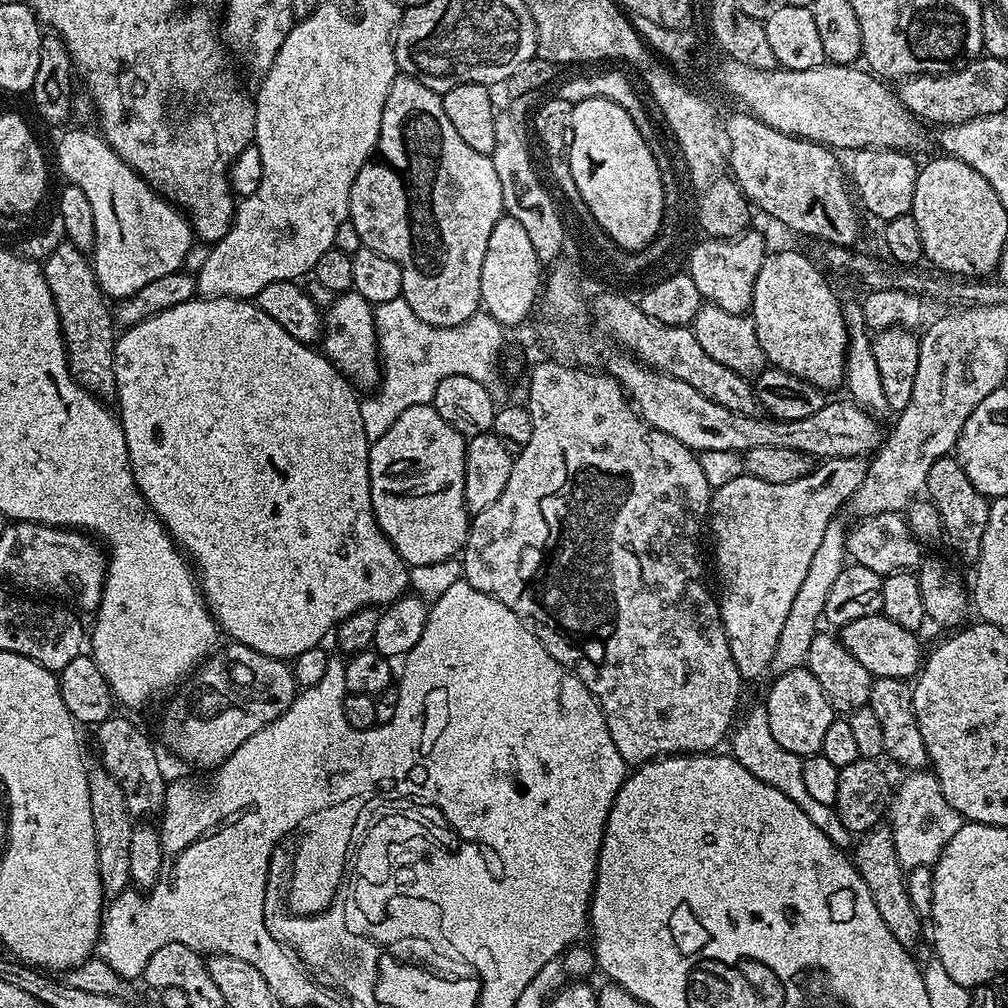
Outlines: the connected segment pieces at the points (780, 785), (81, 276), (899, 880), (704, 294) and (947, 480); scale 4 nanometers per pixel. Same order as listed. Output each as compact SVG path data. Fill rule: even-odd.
M763 703L754 705L745 714L744 721L739 724L740 721L730 732L731 756L739 764L746 766L746 770L750 770L754 778L766 782L766 786L774 786L774 790L782 790L782 794L786 794L790 802L799 806L806 814L806 818L810 818L810 822L814 822L814 826L818 826L818 830L822 830L822 834L826 834L826 838L830 838L834 846L845 850L851 849L854 844L854 834L846 830L846 826L842 826L842 818L838 818L835 807L826 802L818 802L806 791L806 781L802 778L802 766L804 765L802 757L798 754L790 754L790 750L783 748L774 739L774 734L770 734L767 707Z
M63 242L42 261L46 286L54 298L58 310L60 332L64 336L64 348L68 351L68 369L78 384L99 400L116 400L116 375L112 354L116 351L117 337L112 336L114 316L109 301L100 291L89 257L78 246Z
M877 826L863 833L854 844L854 863L862 882L870 890L870 898L874 898L874 906L878 906L878 914L882 914L882 922L886 922L886 930L898 938L904 948L915 949L920 940L920 924L922 917L914 910L914 902L910 902L906 870L901 867L896 857L896 847L892 837L892 829L888 826Z
M749 230L731 238L704 238L701 241L693 246L686 265L688 276L696 287L695 295L701 296L701 301L722 306L722 310L747 313L752 307L758 270L762 270L762 262L769 251L763 234Z
M952 454L938 458L934 466L930 466L926 496L935 505L942 518L943 539L948 540L949 546L968 563L968 566L975 565L982 550L982 534L986 534L989 497L983 496L974 488L974 482L966 478L966 470L962 470L960 461Z

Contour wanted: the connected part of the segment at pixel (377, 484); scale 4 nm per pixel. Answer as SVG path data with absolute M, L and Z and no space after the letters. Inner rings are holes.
M415 404L408 410L402 410L398 414L398 419L394 421L394 426L382 434L382 438L371 441L368 450L368 473L370 474L370 498L372 499L372 509L376 515L376 522L384 531L385 538L394 546L397 556L403 558L404 563L421 570L427 570L431 564L440 564L443 560L448 560L452 555L459 553L468 540L468 526L470 523L470 513L466 502L466 450L468 449L466 437L463 432L446 420L432 404Z

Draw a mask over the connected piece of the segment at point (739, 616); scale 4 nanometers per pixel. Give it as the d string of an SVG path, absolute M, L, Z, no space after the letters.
M833 456L821 464L824 464L821 468L820 465L813 467L807 476L794 482L762 482L762 478L745 474L713 491L710 528L712 524L712 536L716 539L720 617L730 642L730 654L734 654L741 677L758 676L769 669L778 644L778 634L782 632L794 594L798 594L802 578L806 578L806 570L810 570L810 558L814 558L818 551L822 534L826 534L826 526L837 519L836 511L851 501L858 486L862 486L868 470L868 460L863 456Z

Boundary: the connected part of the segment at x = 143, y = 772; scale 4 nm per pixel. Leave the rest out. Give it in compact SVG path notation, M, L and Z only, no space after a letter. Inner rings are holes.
M113 714L104 720L95 732L96 748L100 751L99 763L122 786L133 817L155 817L164 807L166 779L164 780L164 772L160 769L160 760L143 730L134 721Z

